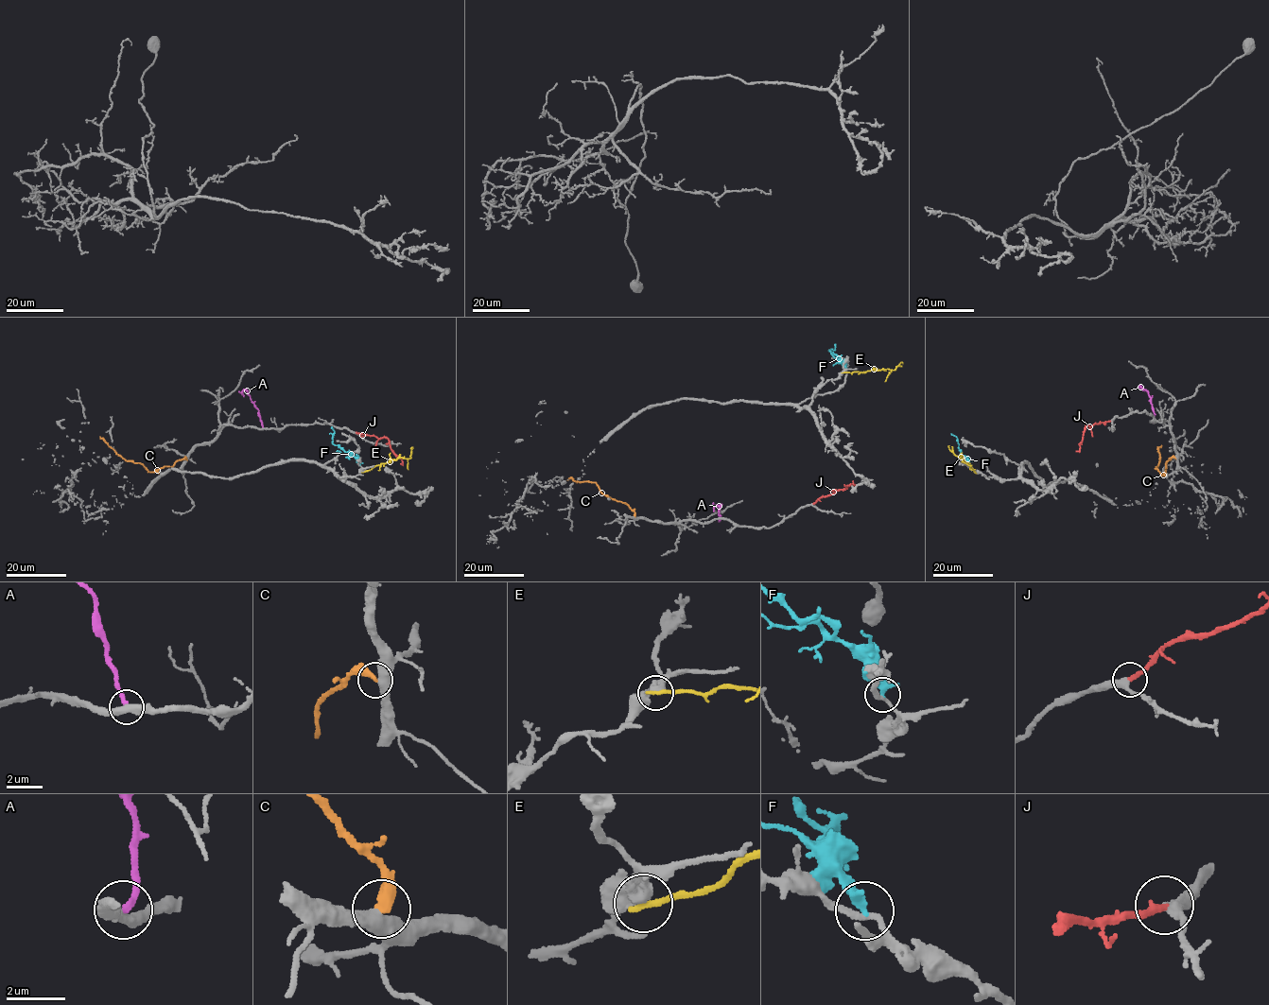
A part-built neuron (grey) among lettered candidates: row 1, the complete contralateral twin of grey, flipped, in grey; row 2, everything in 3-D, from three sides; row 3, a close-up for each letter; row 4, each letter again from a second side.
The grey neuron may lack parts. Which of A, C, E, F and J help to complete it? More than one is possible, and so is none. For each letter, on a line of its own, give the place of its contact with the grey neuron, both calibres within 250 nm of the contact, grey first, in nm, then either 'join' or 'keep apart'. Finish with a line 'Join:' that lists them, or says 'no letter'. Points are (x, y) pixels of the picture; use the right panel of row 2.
A: contact (1153, 422); calibres 360 and 200 nm; keep apart
C: contact (1175, 459); calibres 500 and 400 nm; keep apart
E: contact (976, 473); calibres 360 and 240 nm; keep apart
F: contact (970, 466); calibres 200 and 420 nm; keep apart
J: contact (1110, 421); calibres 320 and 240 nm; join
Join: J

